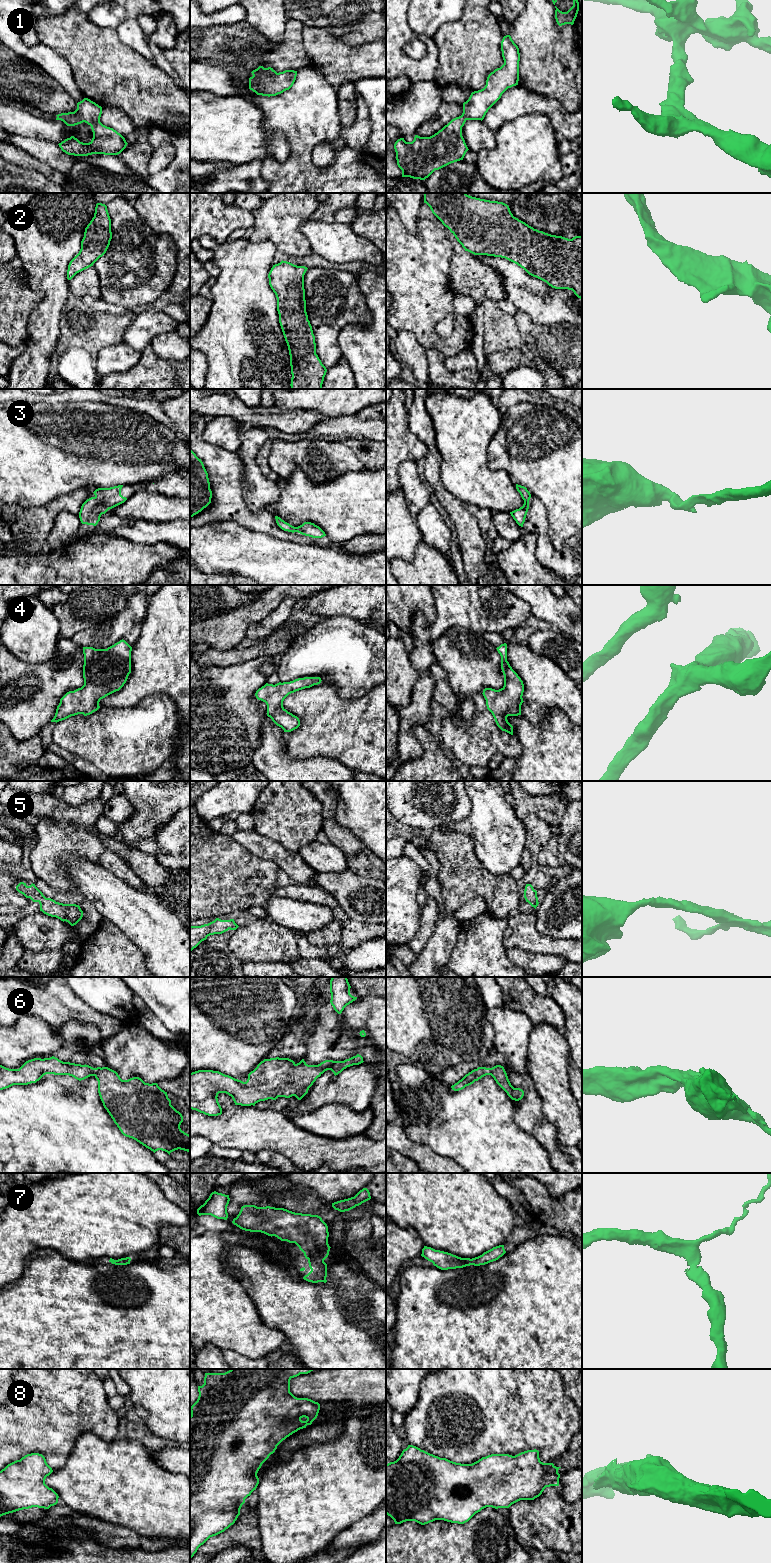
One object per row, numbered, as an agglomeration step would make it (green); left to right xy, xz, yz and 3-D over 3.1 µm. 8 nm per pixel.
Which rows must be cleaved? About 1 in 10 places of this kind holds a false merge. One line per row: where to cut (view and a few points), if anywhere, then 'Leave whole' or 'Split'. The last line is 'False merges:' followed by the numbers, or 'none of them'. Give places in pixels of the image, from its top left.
1: No split. Leave whole
2: No split. Leave whole
3: No split. Leave whole
4: No split. Leave whole
5: No split. Leave whole
6: No split. Leave whole
7: No split. Leave whole
8: No split. Leave whole
False merges: none of them

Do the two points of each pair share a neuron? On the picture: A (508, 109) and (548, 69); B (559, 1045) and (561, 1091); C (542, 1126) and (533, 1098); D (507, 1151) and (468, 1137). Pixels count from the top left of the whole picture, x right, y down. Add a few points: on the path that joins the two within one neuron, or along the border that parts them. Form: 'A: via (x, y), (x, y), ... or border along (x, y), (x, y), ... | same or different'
A: border along (518, 83), (550, 98) | different
B: via (559, 1056), (559, 1080) | same
C: via (535, 1119), (533, 1117), (533, 1105) | same
D: via (497, 1151), (481, 1137), (478, 1137) | same

